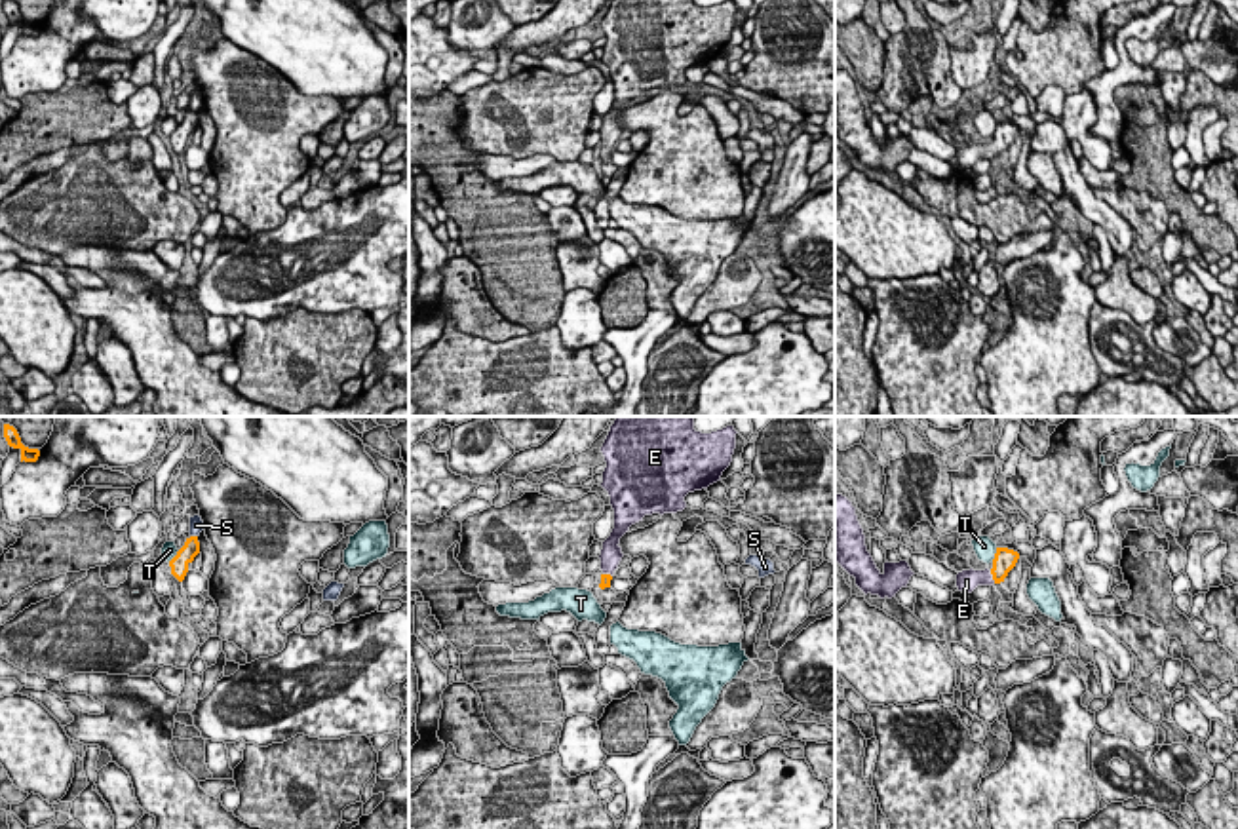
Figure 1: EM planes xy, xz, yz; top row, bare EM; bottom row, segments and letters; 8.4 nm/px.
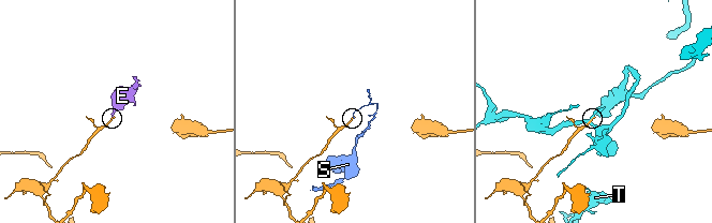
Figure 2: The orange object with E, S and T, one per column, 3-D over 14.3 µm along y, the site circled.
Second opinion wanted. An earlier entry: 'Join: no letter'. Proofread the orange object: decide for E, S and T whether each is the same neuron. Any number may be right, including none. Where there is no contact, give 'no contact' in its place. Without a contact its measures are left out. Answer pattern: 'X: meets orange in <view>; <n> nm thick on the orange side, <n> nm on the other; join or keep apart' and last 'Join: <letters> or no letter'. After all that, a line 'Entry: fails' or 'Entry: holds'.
E: meets orange in yz; 190 nm thick on the orange side, 190 nm on the other; join
S: meets orange in xy; 140 nm thick on the orange side, 130 nm on the other; keep apart
T: meets orange in yz; 190 nm thick on the orange side, 180 nm on the other; keep apart
Join: E
Entry: fails

